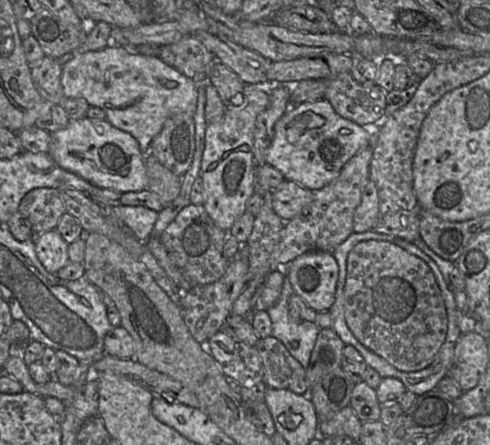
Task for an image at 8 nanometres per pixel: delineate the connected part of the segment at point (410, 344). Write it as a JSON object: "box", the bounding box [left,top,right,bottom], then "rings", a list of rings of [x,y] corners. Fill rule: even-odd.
{"box":[344,241,448,372],"rings":[[[388,241],[356,244],[347,258],[344,315],[355,338],[402,372],[428,367],[441,349],[448,330],[443,296],[430,267]]]}

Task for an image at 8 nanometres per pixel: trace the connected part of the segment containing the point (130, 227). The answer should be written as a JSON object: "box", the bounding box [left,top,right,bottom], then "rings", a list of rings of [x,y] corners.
{"box":[114,206,159,241],"rings":[[[118,206],[114,212],[124,227],[140,241],[147,241],[154,229],[159,213],[143,206]]]}

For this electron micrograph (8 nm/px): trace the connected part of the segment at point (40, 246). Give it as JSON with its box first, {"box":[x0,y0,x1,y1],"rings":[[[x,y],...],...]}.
{"box":[34,229,69,274],"rings":[[[56,229],[35,234],[34,242],[37,257],[49,273],[57,274],[69,263],[69,244]]]}

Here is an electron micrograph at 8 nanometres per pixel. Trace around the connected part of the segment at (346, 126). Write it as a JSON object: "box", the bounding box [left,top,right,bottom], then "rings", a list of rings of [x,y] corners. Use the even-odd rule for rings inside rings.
{"box":[266,99,371,191],"rings":[[[326,99],[304,102],[290,109],[276,122],[274,137],[266,150],[266,164],[279,170],[288,181],[315,191],[335,180],[343,166],[370,144],[371,131],[340,116]]]}

